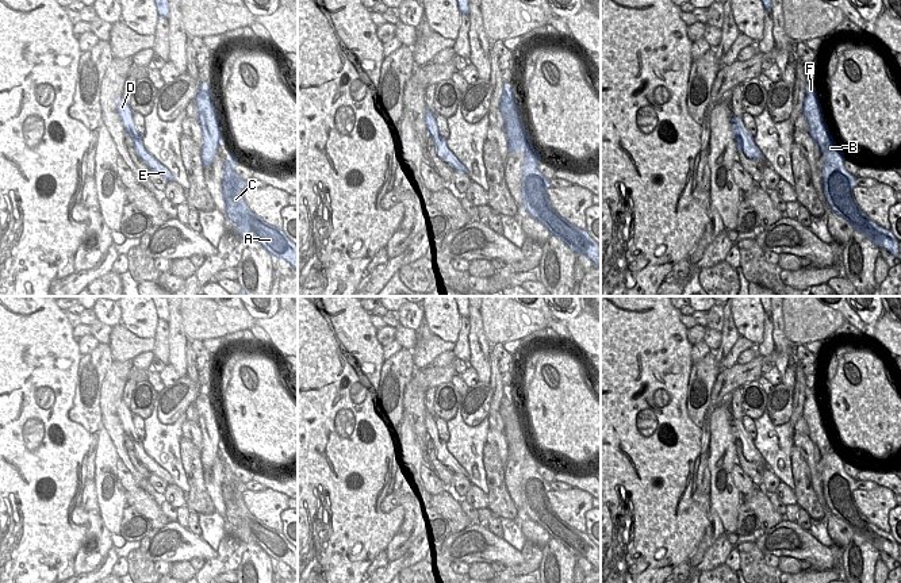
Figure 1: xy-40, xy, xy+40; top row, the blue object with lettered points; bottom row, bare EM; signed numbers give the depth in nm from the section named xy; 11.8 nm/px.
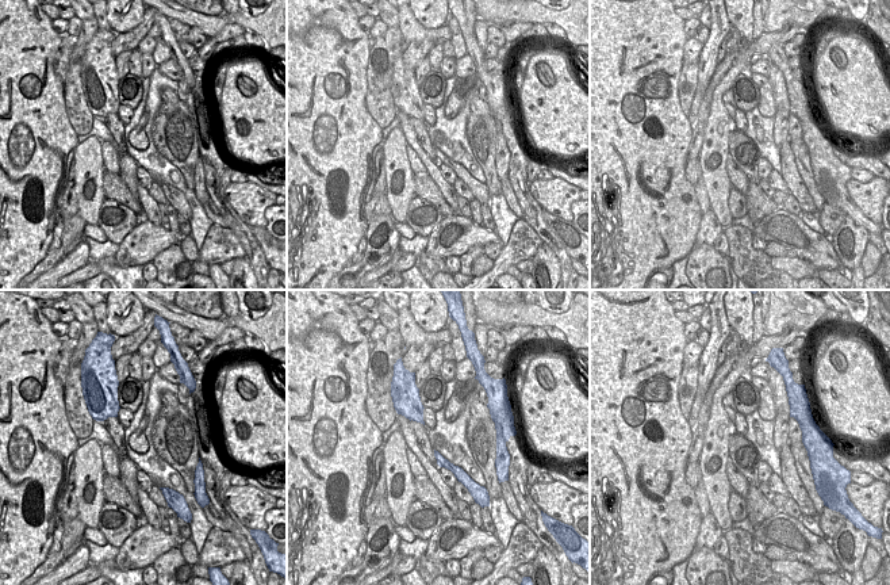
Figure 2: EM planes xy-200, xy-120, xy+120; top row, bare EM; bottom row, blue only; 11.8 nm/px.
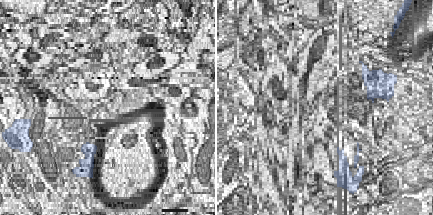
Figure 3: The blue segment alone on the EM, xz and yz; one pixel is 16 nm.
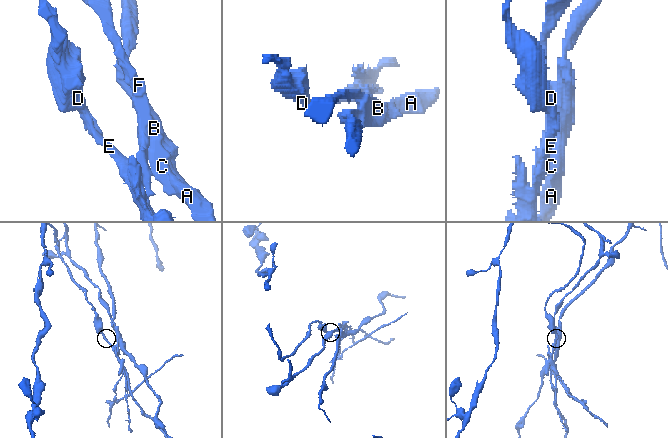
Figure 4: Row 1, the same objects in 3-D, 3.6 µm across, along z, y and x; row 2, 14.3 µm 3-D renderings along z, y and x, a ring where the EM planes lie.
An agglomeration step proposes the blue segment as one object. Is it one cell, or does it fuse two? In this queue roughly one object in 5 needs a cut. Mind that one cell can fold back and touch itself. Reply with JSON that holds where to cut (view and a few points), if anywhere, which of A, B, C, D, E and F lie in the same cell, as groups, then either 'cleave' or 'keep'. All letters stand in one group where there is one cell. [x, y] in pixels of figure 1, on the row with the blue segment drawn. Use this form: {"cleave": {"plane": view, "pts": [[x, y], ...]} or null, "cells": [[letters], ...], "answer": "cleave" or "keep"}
{"cleave": {"plane": "xy", "pts": [[518, 112], [502, 117]]}, "cells": [["A", "B", "C", "F"], ["D", "E"]], "answer": "cleave"}

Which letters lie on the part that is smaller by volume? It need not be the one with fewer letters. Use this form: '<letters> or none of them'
A, B, C, F

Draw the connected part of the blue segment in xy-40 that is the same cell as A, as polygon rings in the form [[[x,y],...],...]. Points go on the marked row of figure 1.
[[[231,151],[229,158],[223,162],[222,179],[226,218],[237,225],[237,234],[244,239],[254,238],[272,257],[285,260],[298,271],[298,245],[281,229],[264,222],[248,207],[242,195],[242,189],[248,185],[234,170],[234,164],[238,160]]]

